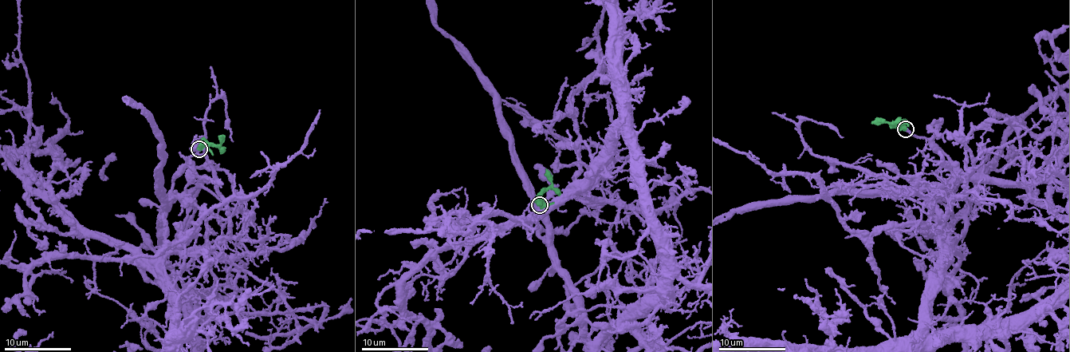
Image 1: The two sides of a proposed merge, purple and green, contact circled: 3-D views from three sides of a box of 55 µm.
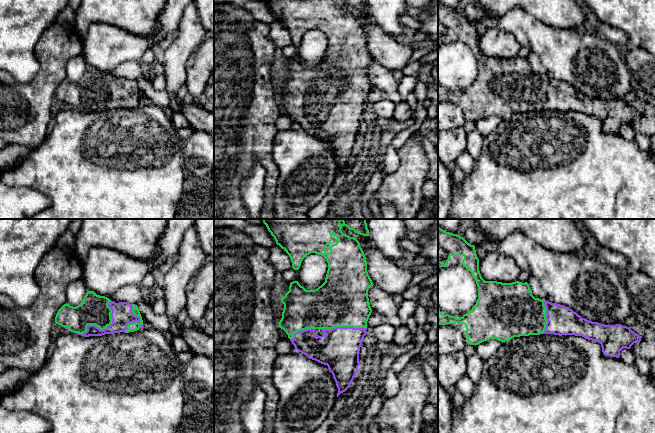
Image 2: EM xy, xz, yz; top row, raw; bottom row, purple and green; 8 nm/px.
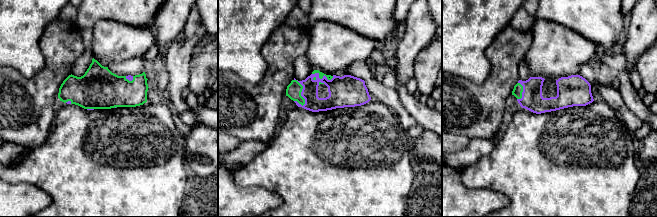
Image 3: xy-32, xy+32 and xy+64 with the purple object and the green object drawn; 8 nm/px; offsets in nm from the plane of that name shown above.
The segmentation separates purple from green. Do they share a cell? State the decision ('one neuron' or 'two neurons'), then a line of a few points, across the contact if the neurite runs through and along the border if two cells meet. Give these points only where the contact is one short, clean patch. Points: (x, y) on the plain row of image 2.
one neuron

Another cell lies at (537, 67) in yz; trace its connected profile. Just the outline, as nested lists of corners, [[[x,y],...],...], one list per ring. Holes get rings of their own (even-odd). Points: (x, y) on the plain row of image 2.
[[[529,50],[527,59],[529,60],[530,65],[532,67],[532,71],[535,74],[539,74],[543,77],[548,76],[546,68],[541,64],[540,58],[538,57],[538,55],[535,52]]]

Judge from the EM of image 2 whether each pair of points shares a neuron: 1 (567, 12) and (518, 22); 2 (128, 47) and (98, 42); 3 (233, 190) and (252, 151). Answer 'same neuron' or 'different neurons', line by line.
1: different neurons
2: same neuron
3: same neuron

